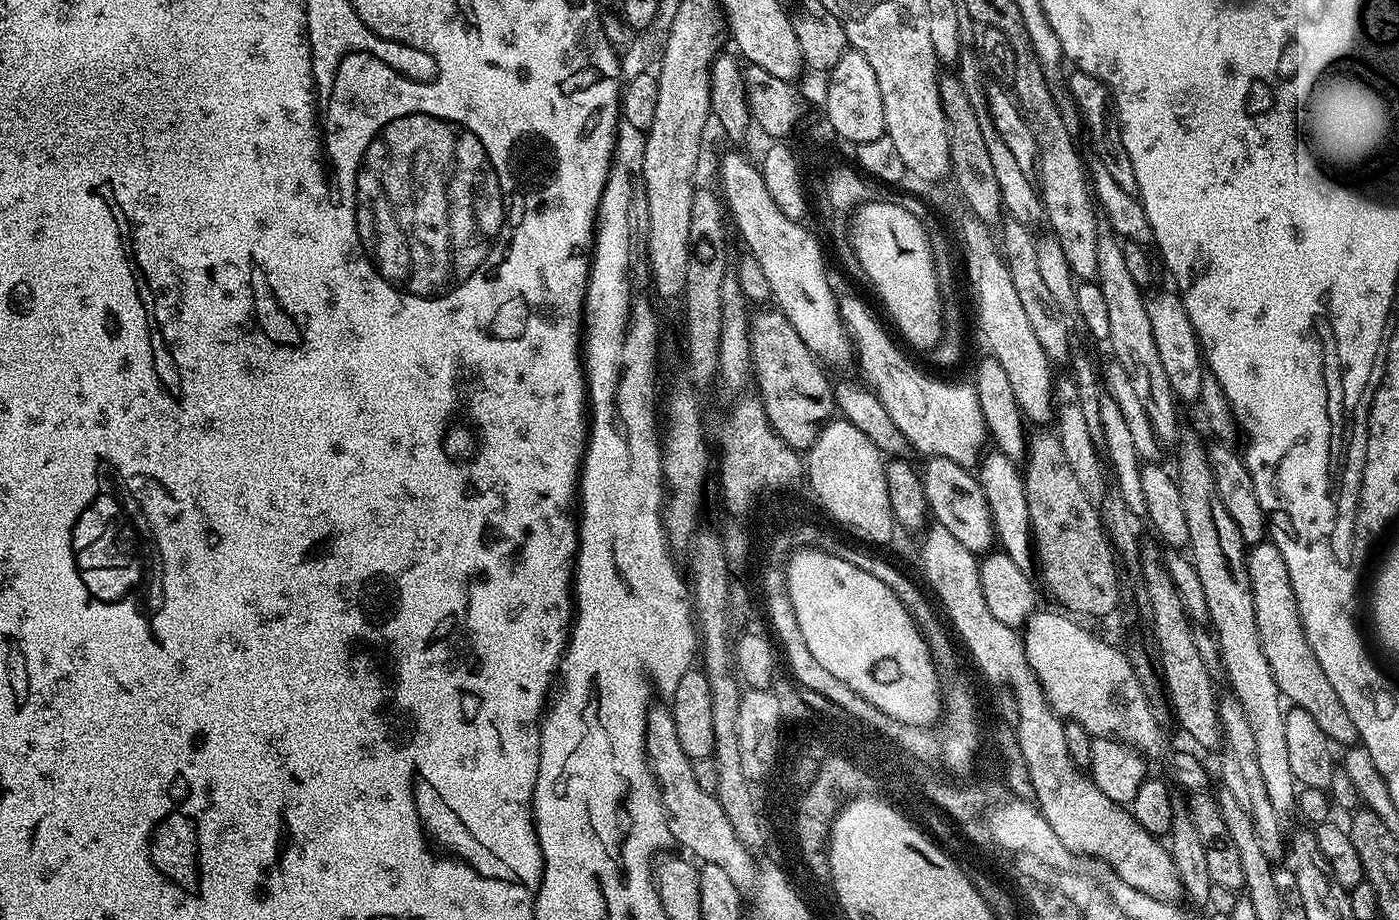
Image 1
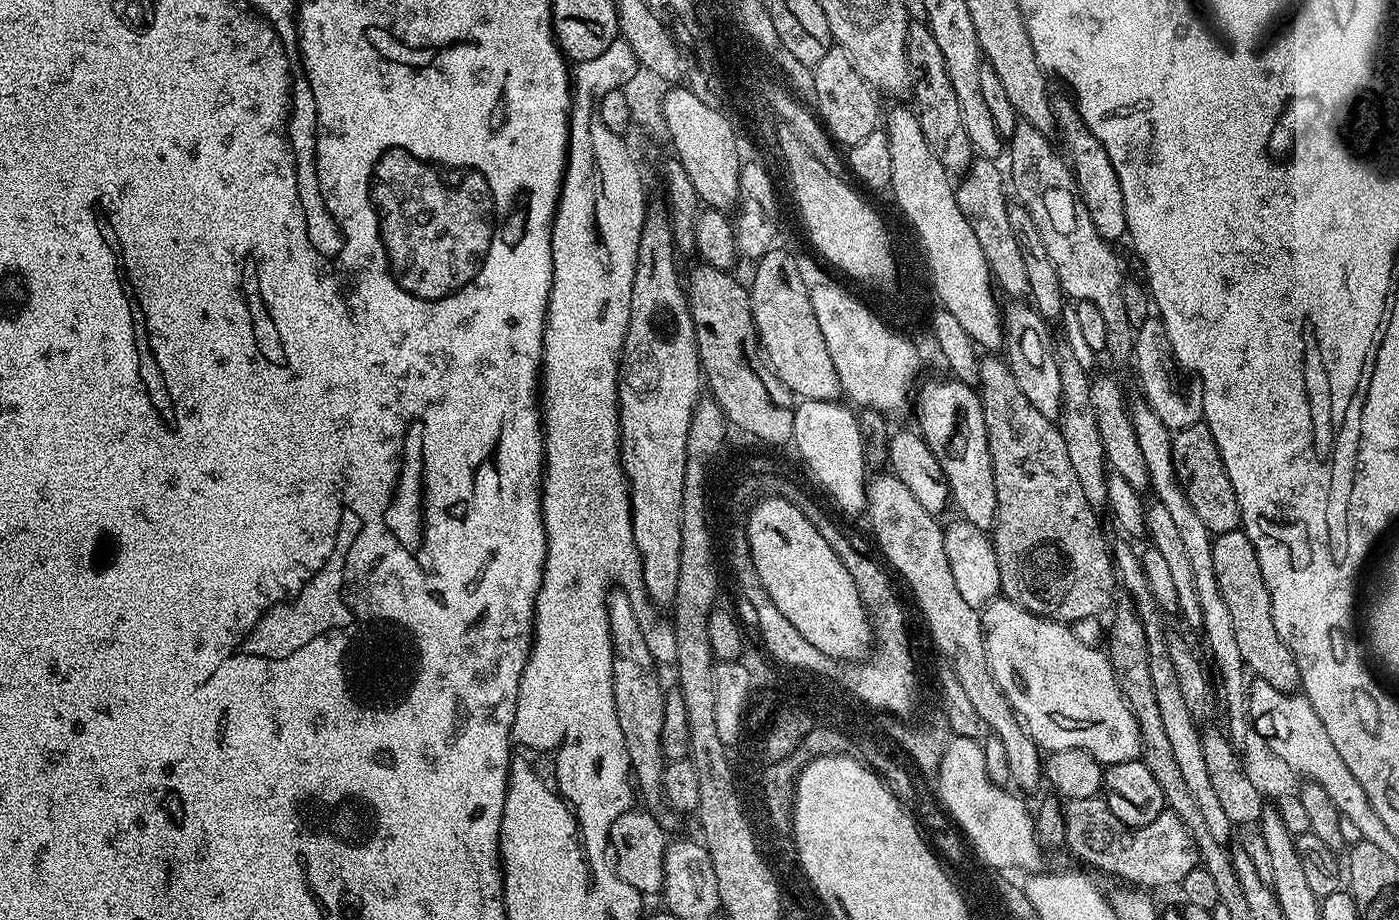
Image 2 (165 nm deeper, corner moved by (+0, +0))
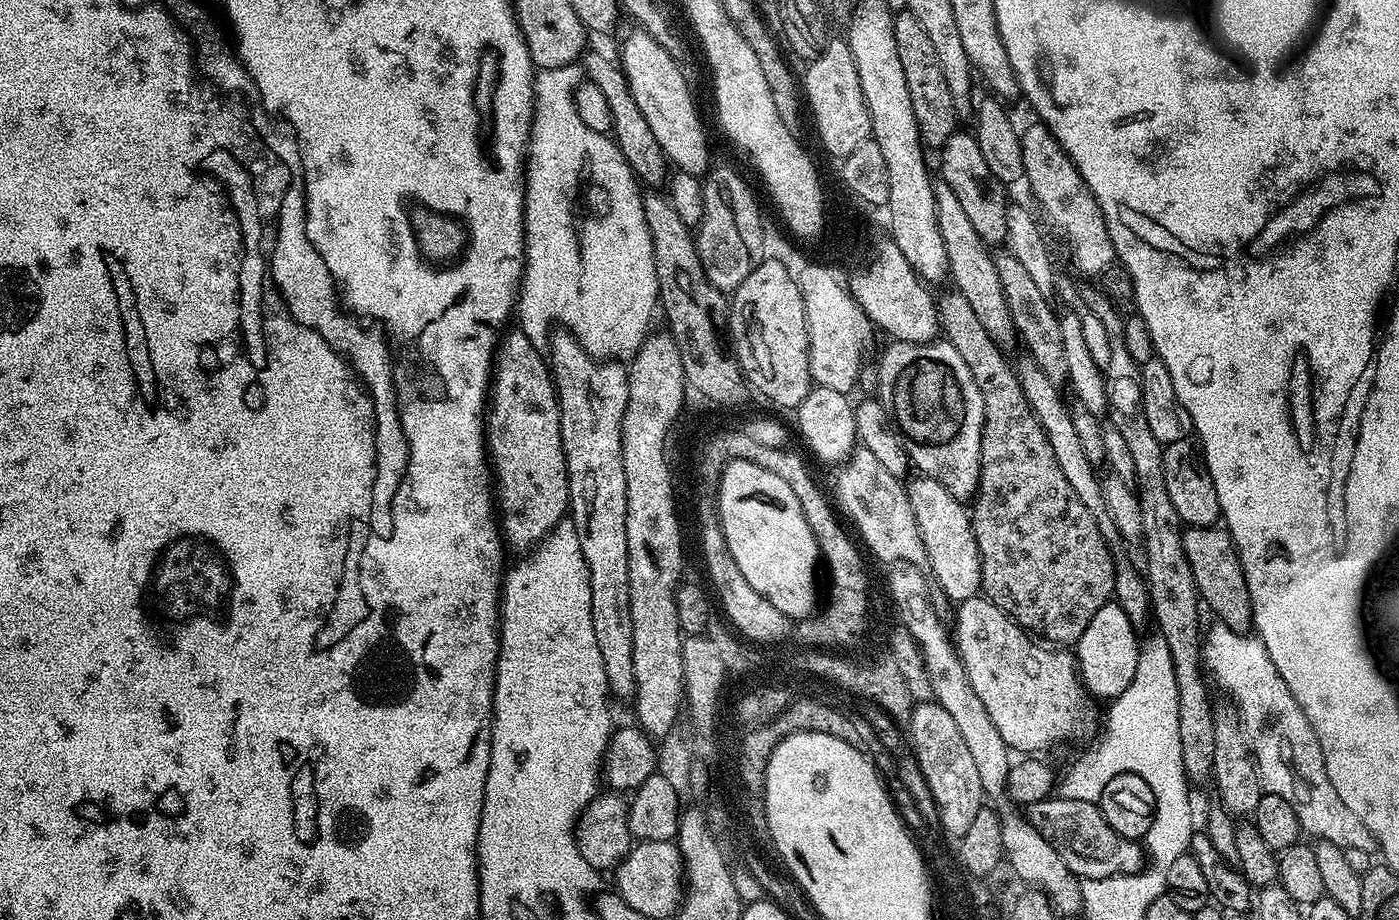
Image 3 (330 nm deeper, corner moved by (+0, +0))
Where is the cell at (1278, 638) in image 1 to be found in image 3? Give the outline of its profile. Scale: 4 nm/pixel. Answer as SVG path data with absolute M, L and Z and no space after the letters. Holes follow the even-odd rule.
M1188 526L1183 529L1182 550L1186 552L1186 562L1190 562L1190 570L1194 574L1196 591L1205 605L1212 607L1215 619L1225 624L1230 630L1247 633L1252 628L1252 607L1250 596L1246 590L1246 582L1242 574L1240 559L1236 547L1230 538L1228 529L1223 526Z

